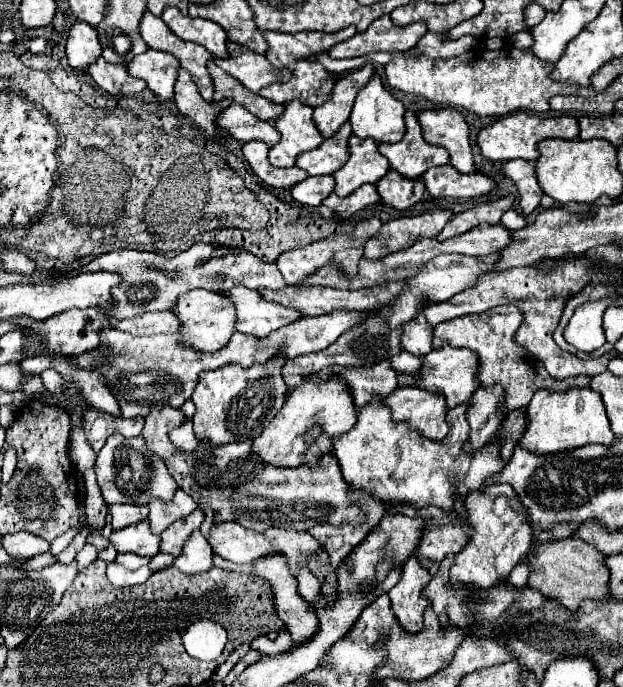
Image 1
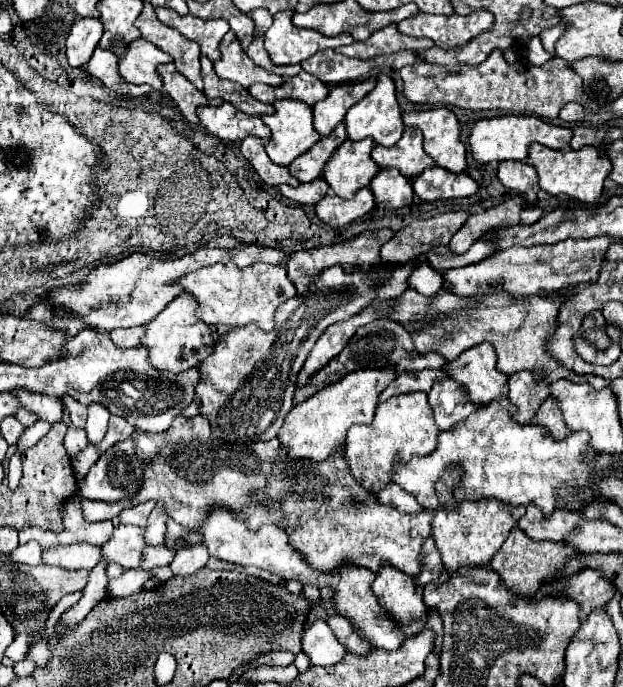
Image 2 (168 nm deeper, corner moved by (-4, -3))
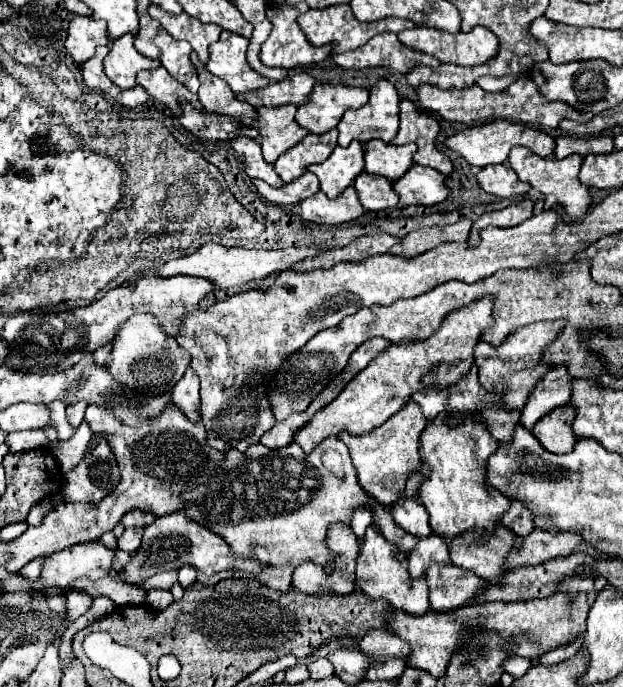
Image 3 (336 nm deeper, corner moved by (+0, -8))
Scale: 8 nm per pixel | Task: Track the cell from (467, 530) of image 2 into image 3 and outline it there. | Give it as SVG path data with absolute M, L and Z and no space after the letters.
M450 412L438 414L430 420L420 438L420 456L422 462L430 466L430 474L424 476L420 484L420 500L430 514L430 526L438 536L448 540L460 536L470 528L482 528L484 536L494 532L498 526L498 516L506 510L510 500L486 486L486 462L498 450L498 442L490 434L488 426L472 416L466 416L464 424L452 426L446 424Z

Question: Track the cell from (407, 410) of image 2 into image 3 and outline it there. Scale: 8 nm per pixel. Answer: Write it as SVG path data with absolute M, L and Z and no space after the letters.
M416 402L406 404L402 412L398 412L394 418L386 420L382 426L374 428L366 436L352 436L348 432L338 434L338 438L348 446L352 464L358 472L360 486L370 492L374 500L378 500L384 506L394 504L398 498L404 496L406 478L420 468L420 454L418 454L418 440L422 430L426 428L426 418Z

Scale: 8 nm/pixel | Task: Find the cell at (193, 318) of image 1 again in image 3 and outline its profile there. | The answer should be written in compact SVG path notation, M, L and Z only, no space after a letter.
M138 314L120 324L116 338L112 340L112 352L106 360L106 368L112 374L114 382L126 386L138 394L162 394L176 386L176 382L184 376L190 366L190 354L176 344L172 336L166 336L154 316Z

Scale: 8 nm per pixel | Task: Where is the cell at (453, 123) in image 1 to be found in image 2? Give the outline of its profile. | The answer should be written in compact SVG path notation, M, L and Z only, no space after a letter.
M446 107L410 111L402 115L406 127L418 127L424 133L424 151L454 173L466 171L466 145L460 139L460 123Z

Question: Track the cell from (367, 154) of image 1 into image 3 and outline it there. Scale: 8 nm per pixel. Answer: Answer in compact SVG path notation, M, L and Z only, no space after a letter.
M352 142L348 148L336 146L328 160L322 164L310 164L308 168L320 180L320 190L334 198L354 182L354 178L364 170L364 150L360 142Z

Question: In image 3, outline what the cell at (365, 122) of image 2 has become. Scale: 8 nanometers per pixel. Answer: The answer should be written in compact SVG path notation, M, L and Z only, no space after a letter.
M380 80L370 88L370 100L358 110L350 110L338 124L338 144L348 146L352 140L384 140L390 142L400 128L400 96L388 80Z

